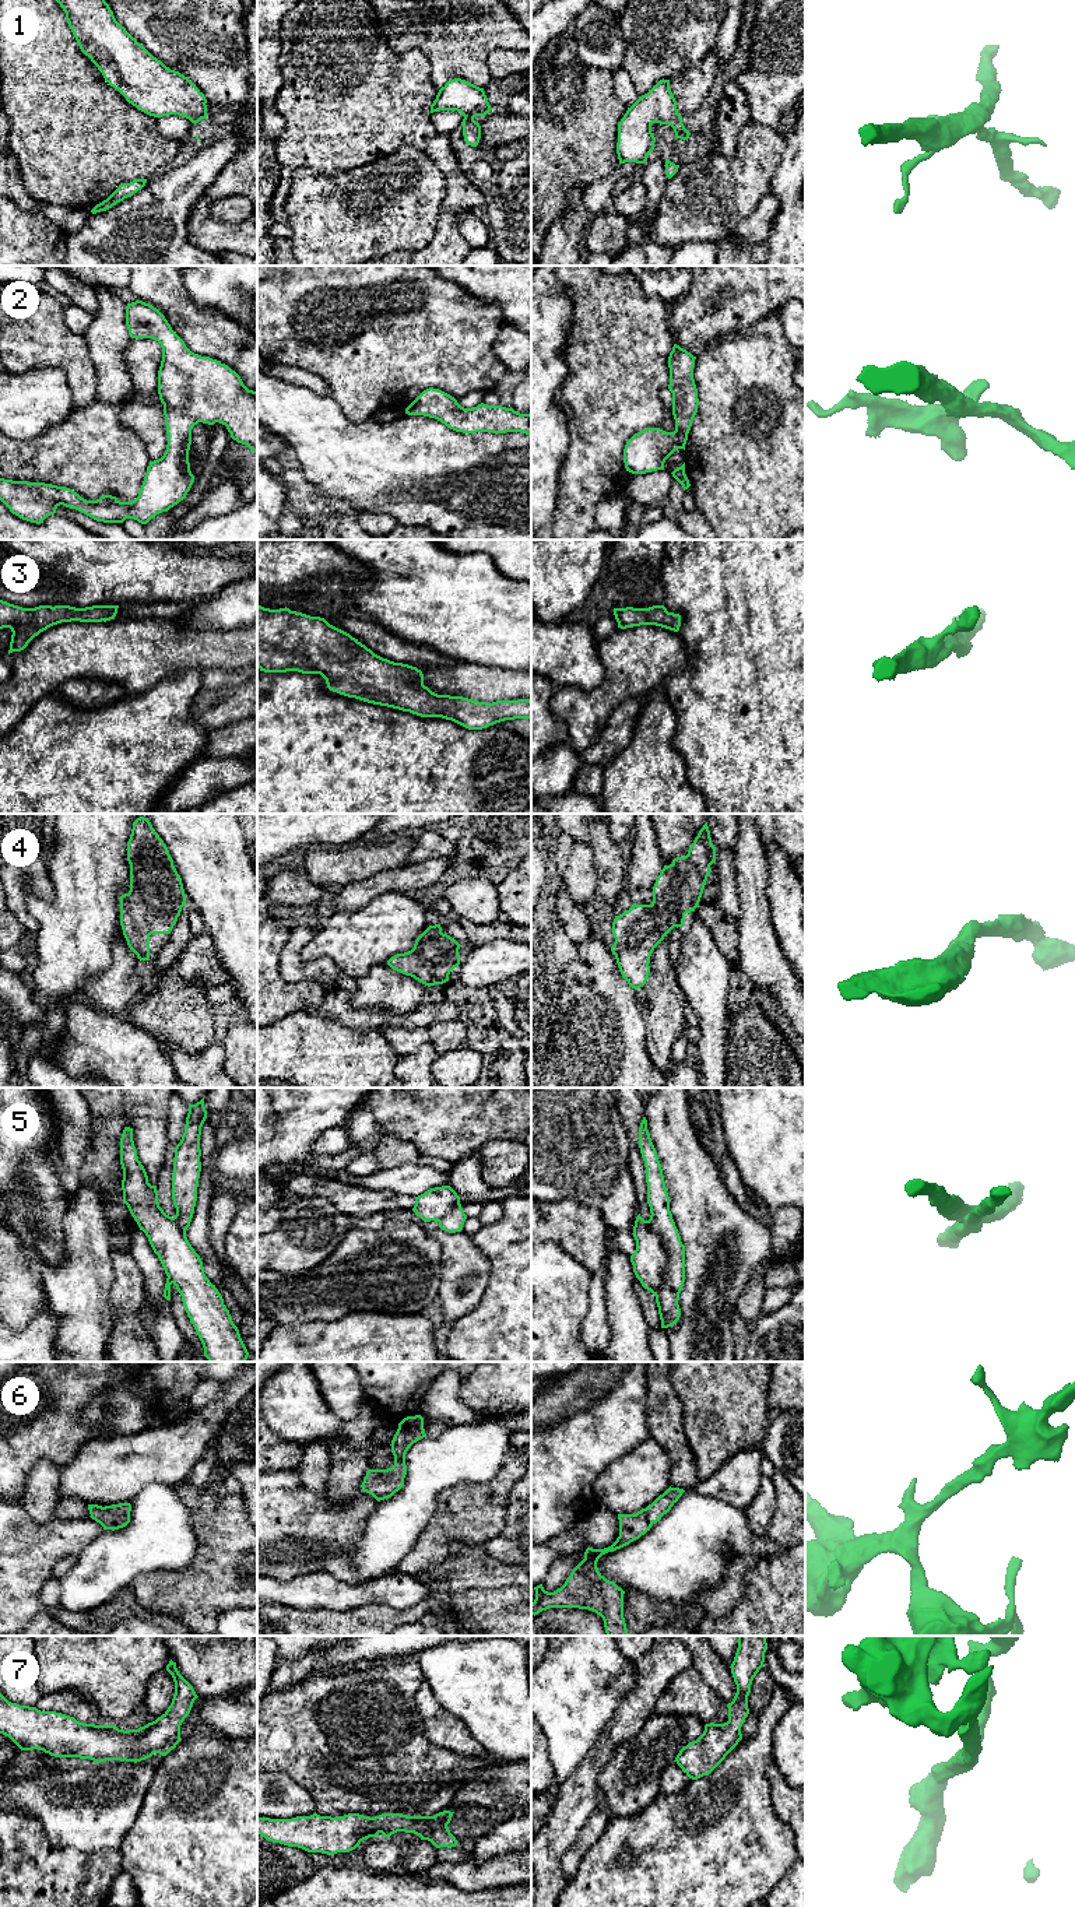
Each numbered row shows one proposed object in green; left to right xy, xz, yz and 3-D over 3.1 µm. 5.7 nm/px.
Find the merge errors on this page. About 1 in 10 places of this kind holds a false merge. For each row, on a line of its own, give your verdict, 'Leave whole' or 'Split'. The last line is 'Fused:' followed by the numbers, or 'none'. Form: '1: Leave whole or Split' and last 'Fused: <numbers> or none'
1: Leave whole
2: Leave whole
3: Leave whole
4: Leave whole
5: Split
6: Leave whole
7: Leave whole
Fused: 5

